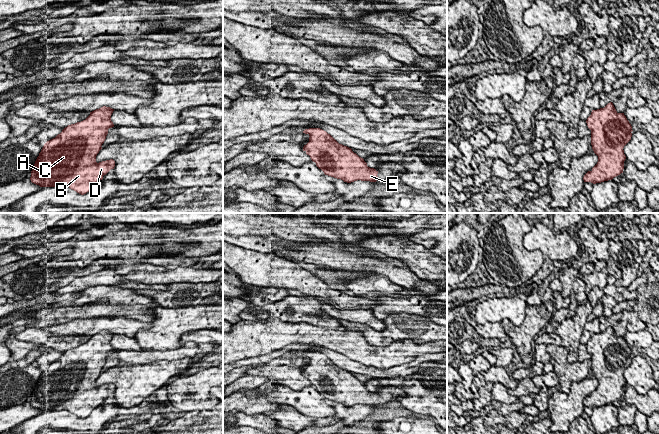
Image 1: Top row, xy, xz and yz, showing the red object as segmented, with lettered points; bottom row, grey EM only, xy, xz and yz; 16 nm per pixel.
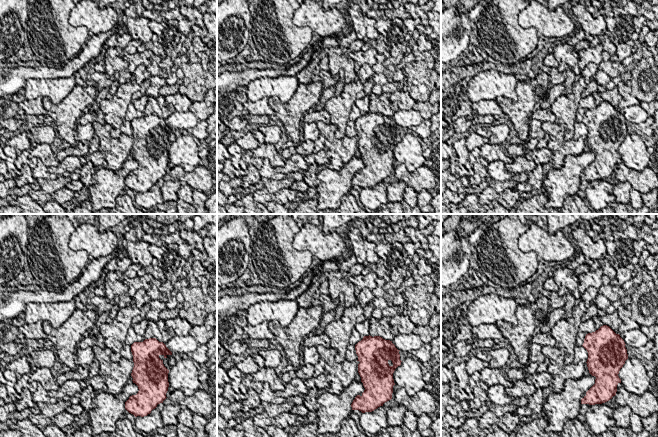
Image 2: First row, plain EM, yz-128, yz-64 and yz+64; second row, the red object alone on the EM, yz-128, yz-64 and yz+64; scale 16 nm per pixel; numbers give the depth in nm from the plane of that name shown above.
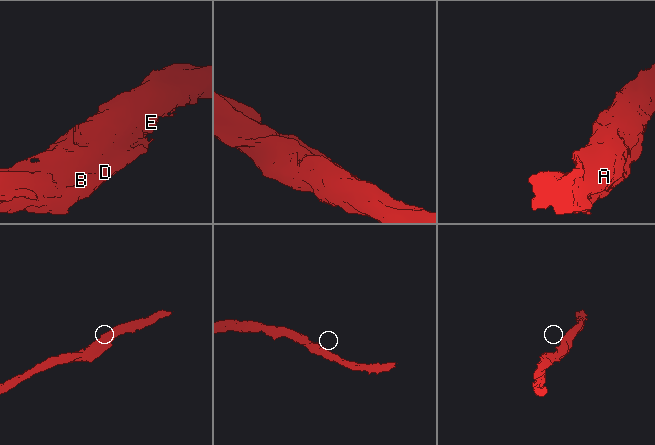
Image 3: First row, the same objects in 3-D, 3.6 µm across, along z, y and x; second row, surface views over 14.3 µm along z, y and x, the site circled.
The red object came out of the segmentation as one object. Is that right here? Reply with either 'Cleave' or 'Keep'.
Keep

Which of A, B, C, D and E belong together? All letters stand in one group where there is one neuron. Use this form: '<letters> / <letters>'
A B C D E

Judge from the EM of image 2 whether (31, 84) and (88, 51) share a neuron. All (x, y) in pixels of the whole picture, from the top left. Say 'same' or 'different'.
different

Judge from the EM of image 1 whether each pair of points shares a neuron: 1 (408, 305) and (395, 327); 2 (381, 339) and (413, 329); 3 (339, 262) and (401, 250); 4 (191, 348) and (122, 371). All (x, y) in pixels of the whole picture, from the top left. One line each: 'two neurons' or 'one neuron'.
1: two neurons
2: one neuron
3: two neurons
4: two neurons

